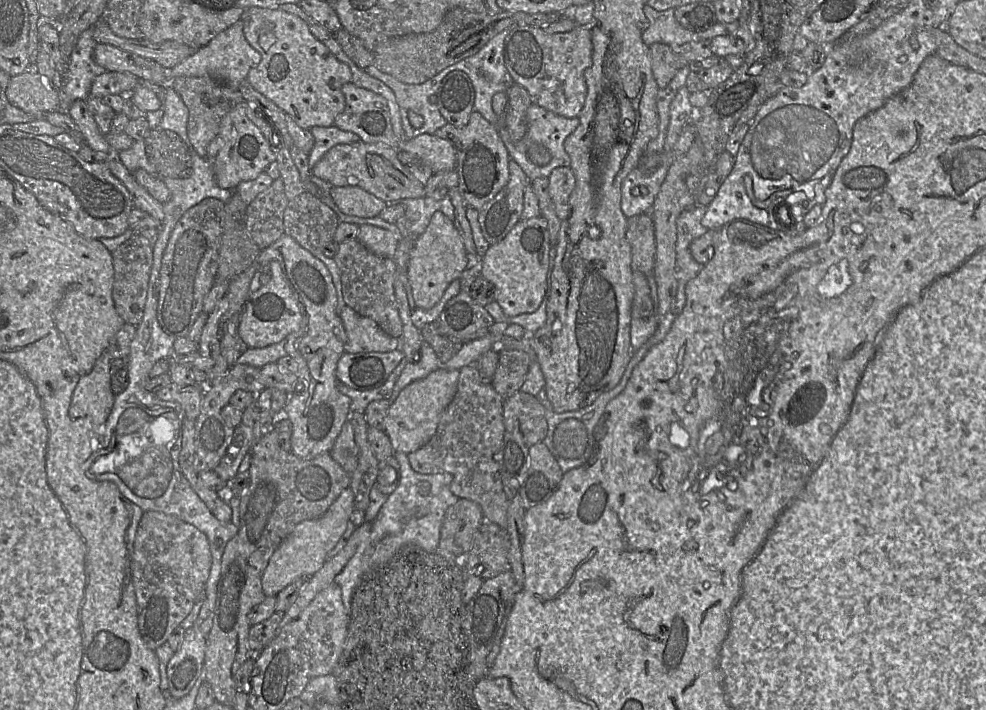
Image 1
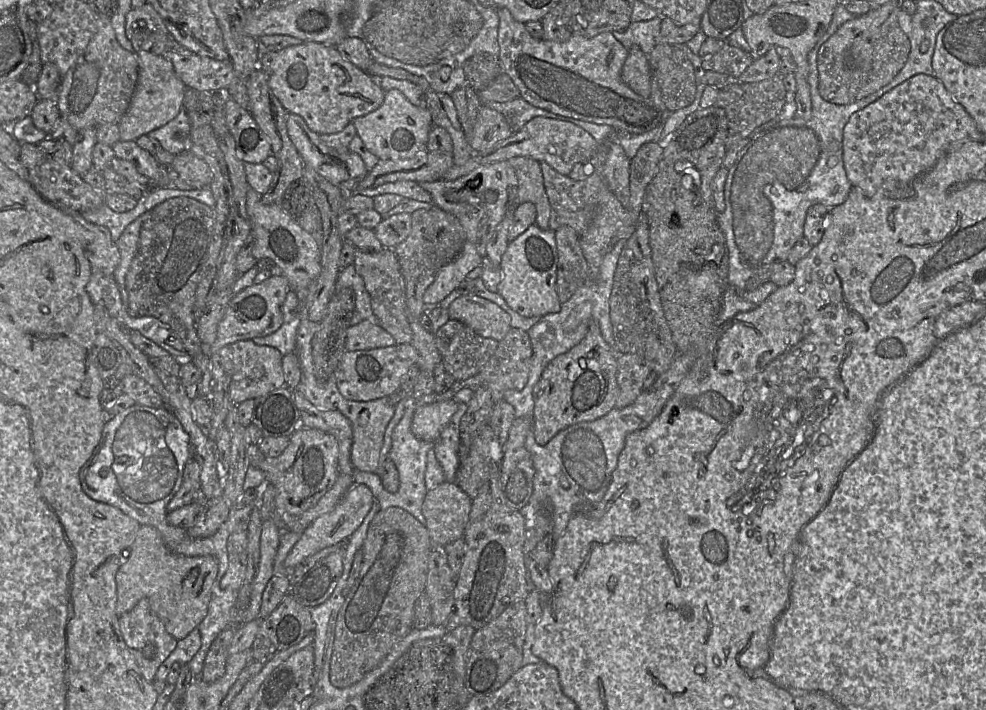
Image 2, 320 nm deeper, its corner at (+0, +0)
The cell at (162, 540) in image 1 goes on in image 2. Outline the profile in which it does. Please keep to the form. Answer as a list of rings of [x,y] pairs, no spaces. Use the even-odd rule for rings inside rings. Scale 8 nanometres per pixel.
[[[146,598],[141,599],[131,611],[120,616],[119,627],[125,643],[135,656],[142,675],[147,681],[153,682],[156,680],[158,668],[176,648],[178,640],[168,633]]]

